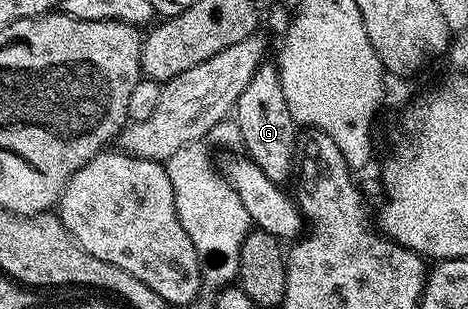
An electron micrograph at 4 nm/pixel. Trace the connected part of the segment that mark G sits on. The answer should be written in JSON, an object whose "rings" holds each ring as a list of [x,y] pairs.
{"rings":[[[261,64],[250,76],[250,84],[242,88],[234,107],[234,121],[240,129],[240,142],[243,153],[252,159],[269,180],[284,184],[288,177],[293,177],[298,162],[298,124],[290,116],[286,96],[282,96],[282,80],[275,65]]]}

